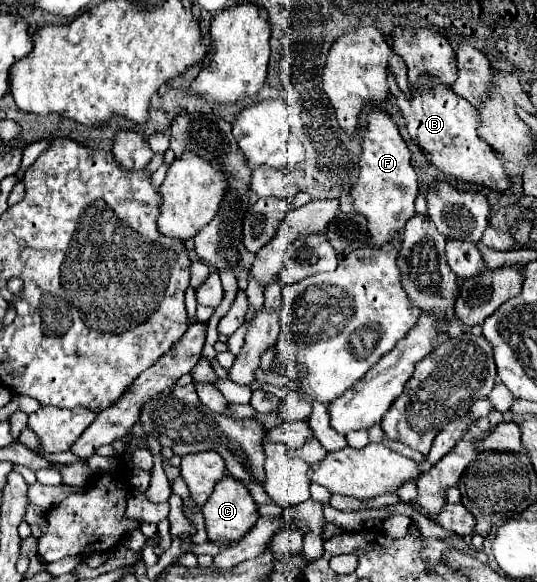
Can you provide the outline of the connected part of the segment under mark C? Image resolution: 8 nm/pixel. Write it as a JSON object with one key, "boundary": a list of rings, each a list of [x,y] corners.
{"boundary":[[[225,473],[225,477],[215,485],[211,497],[207,499],[207,503],[203,505],[203,515],[205,515],[205,529],[207,529],[207,537],[211,541],[219,541],[219,543],[233,543],[239,541],[257,521],[259,513],[257,513],[257,505],[249,493],[249,489],[237,481],[235,477],[231,477],[229,473]]]}

